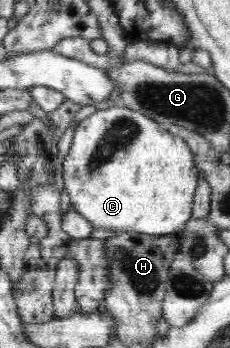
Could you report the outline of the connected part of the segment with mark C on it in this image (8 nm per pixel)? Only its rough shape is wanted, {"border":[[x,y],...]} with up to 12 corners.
{"border":[[116,104],[77,124],[62,163],[95,228],[179,234],[190,147]]}

